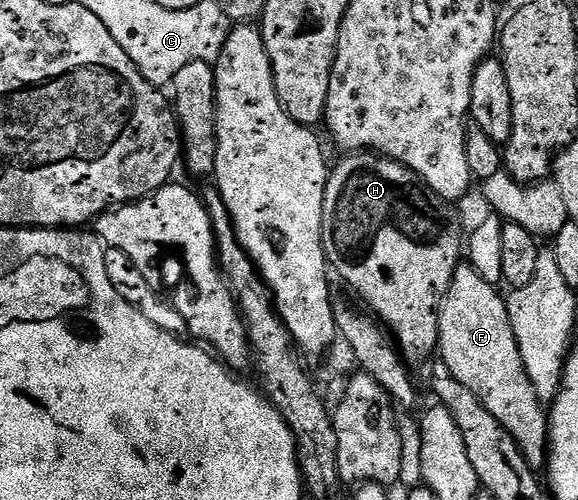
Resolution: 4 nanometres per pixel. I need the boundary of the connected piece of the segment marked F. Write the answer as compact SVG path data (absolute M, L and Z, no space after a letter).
M471 264L457 266L448 293L444 295L440 304L440 345L438 358L446 364L446 368L452 373L460 384L466 384L478 400L514 436L522 456L533 468L540 468L547 463L548 447L550 445L550 418L545 407L538 400L534 392L534 384L530 384L530 376L526 376L526 368L522 364L522 352L518 352L518 340L514 340L514 328L510 328L510 316L508 315L508 303L505 295L499 294L493 283L482 280L478 272Z

